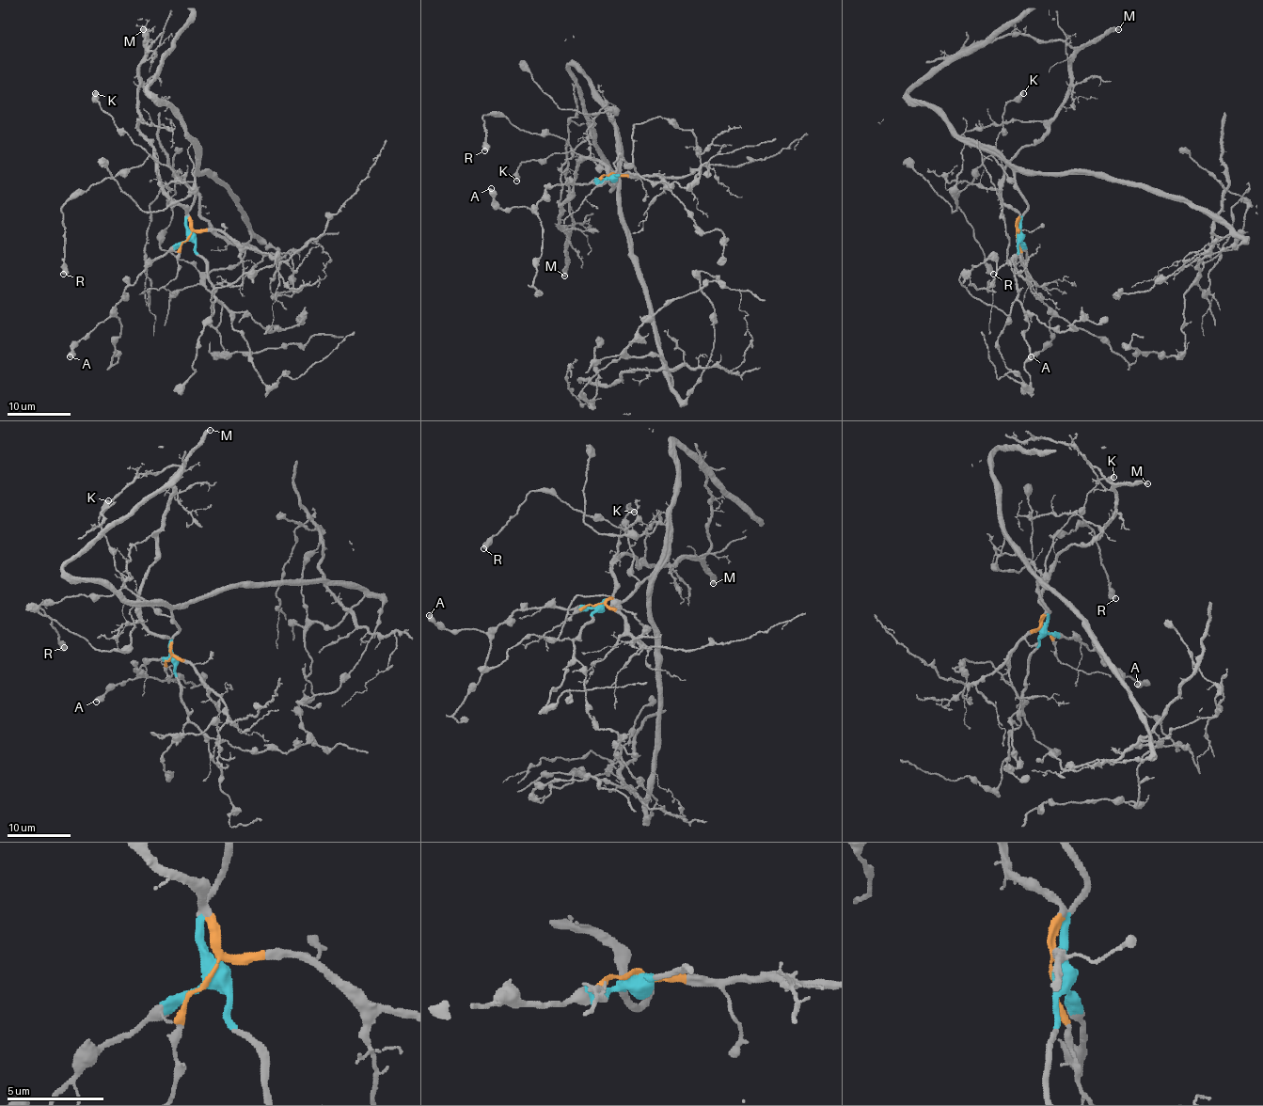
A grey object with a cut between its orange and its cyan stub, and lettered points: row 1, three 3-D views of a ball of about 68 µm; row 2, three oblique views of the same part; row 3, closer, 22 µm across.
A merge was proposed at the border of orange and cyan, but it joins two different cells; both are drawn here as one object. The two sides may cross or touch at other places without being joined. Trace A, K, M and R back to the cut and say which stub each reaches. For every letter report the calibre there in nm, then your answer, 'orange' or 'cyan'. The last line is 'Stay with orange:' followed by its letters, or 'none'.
A: calibre 550 nm; cyan
K: calibre 550 nm; cyan
M: calibre 420 nm; orange
R: calibre 600 nm; cyan
Stay with orange: M

